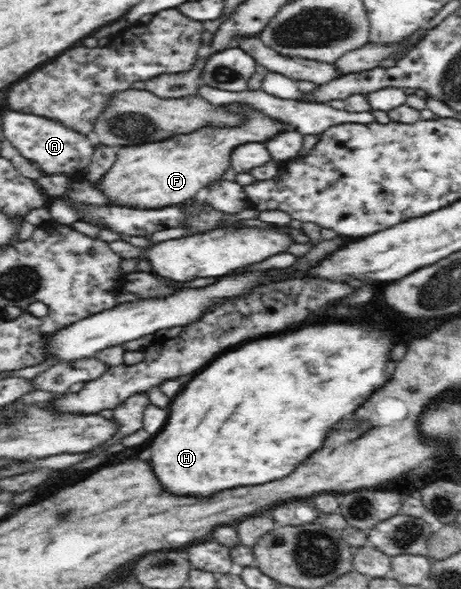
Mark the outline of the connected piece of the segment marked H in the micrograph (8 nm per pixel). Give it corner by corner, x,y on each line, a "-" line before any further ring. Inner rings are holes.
327,320
273,338
255,340
223,354
197,374
173,400
167,426
151,442
155,476
169,492
209,496
219,490
265,484
291,474
315,448
321,448
337,420
351,416
387,382
387,364
391,362
389,354
395,334
395,326
385,320

